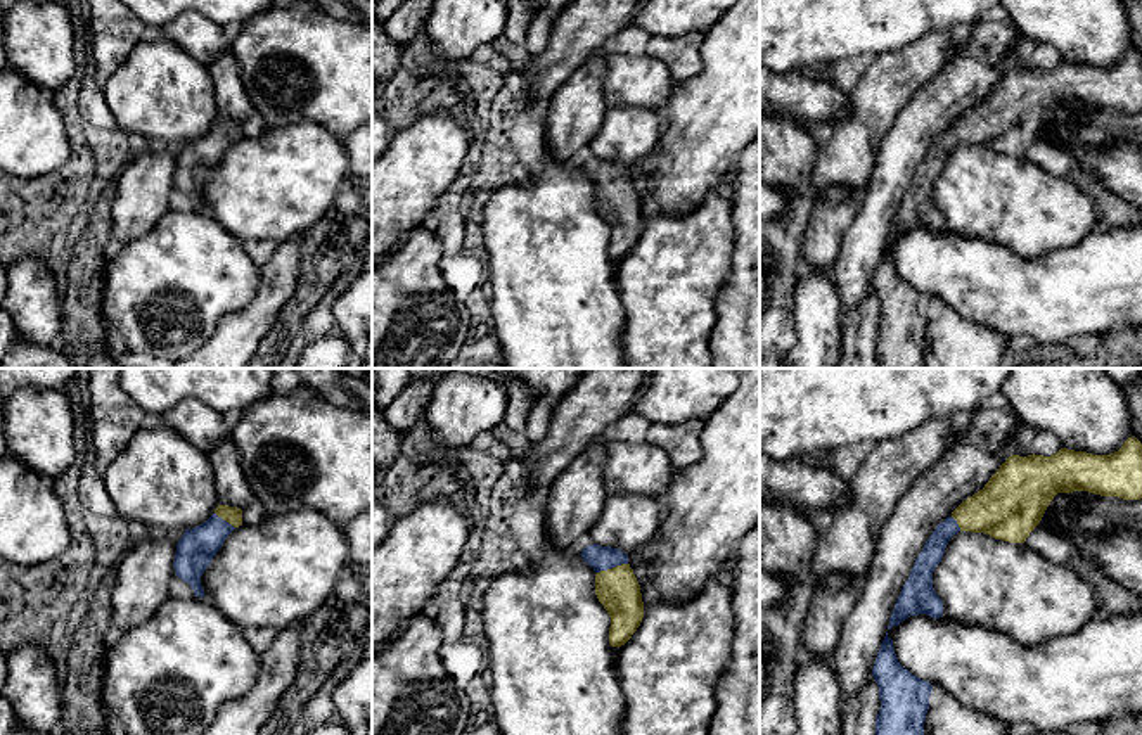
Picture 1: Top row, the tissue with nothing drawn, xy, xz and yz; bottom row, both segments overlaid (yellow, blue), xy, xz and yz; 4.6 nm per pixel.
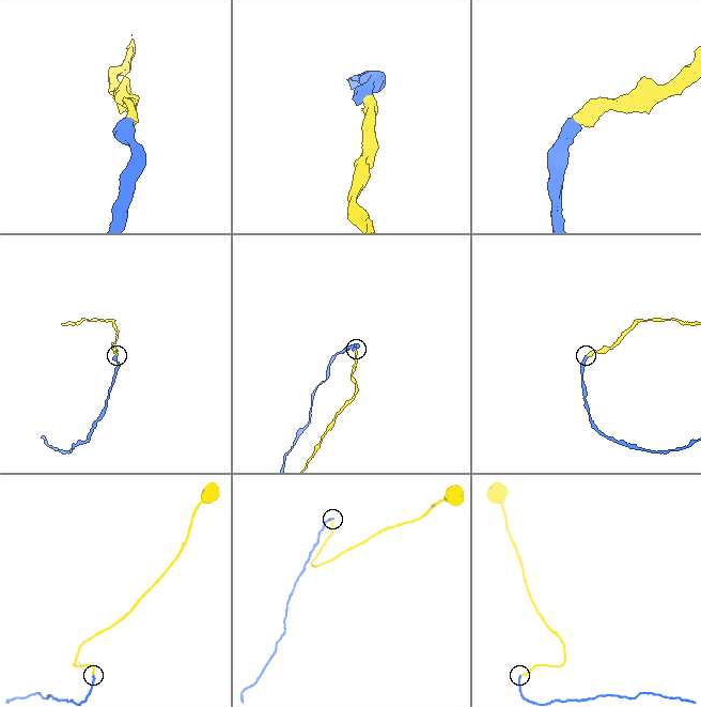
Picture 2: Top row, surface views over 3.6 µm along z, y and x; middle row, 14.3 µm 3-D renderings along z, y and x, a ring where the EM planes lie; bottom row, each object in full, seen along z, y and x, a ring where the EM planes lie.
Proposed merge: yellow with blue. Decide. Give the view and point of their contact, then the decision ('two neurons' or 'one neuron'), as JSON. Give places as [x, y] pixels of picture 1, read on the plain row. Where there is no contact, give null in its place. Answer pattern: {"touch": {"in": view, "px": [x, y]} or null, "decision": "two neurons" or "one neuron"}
{"touch": {"in": "xz", "px": [613, 180]}, "decision": "one neuron"}

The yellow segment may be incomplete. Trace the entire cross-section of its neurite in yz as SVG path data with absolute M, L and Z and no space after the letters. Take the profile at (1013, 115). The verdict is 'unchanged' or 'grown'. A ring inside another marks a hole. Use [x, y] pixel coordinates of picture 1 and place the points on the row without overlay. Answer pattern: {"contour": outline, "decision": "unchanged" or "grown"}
{"contour": "M1132 48L1111 67L1068 61L1050 69L1010 67L983 102L936 138L901 201L888 242L910 228L926 227L934 232L943 228L943 214L933 201L933 185L953 147L971 144L1024 156L1054 109L1073 104L1140 112L1142 55Z", "decision": "grown"}

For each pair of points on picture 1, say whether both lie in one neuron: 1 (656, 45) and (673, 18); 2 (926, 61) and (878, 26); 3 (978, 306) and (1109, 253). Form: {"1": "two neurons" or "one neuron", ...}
{"1": "two neurons", "2": "two neurons", "3": "one neuron"}

